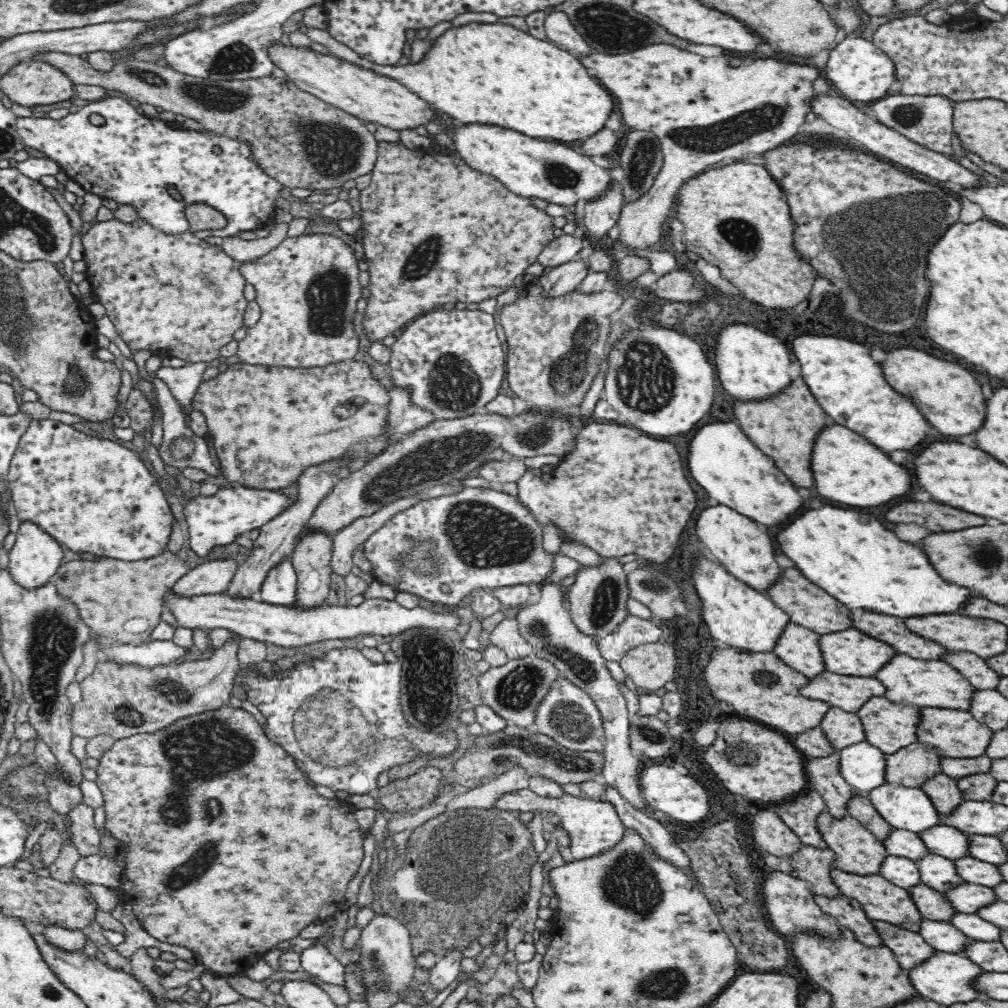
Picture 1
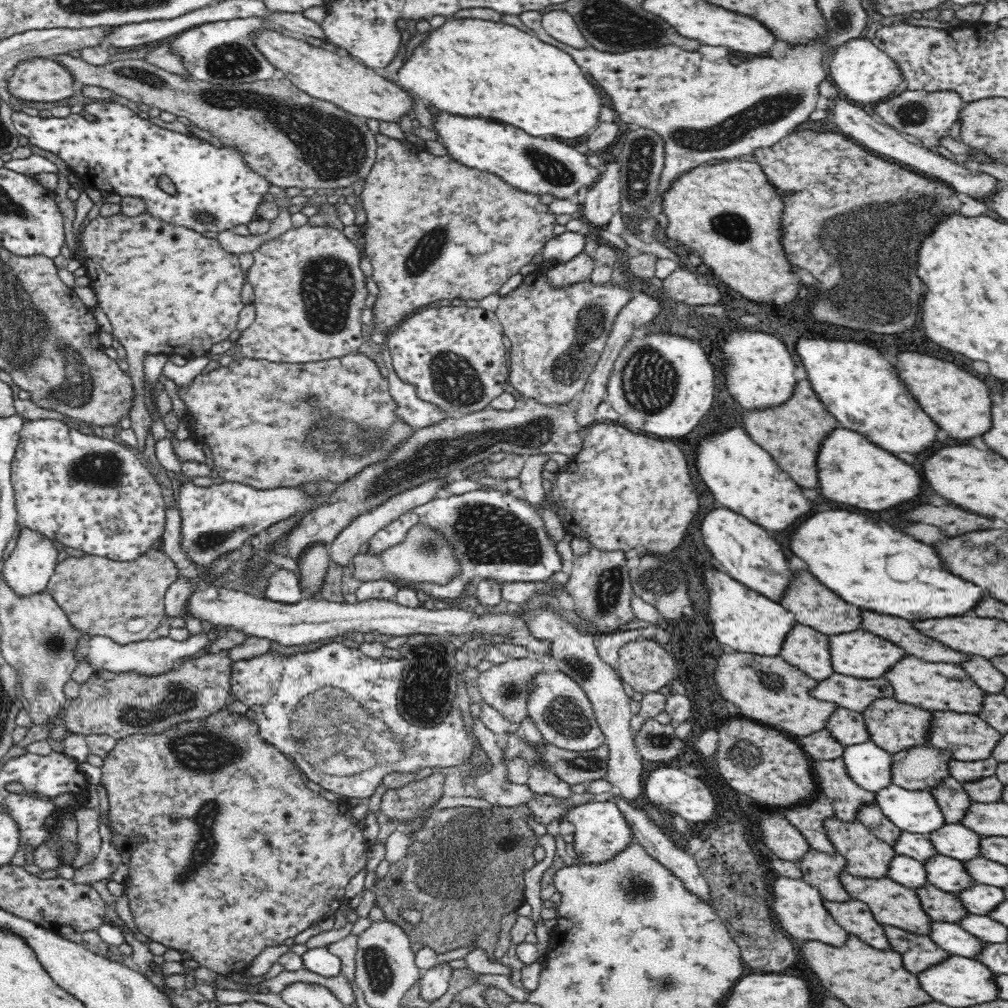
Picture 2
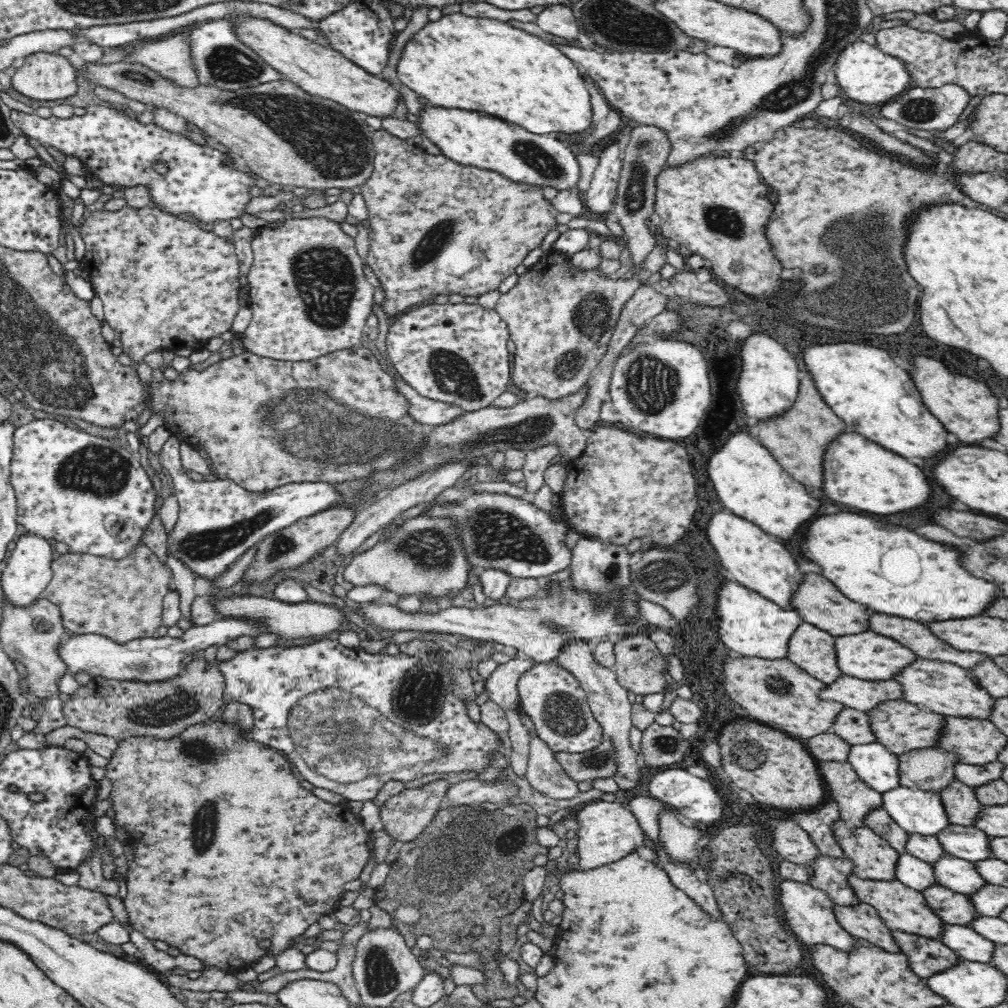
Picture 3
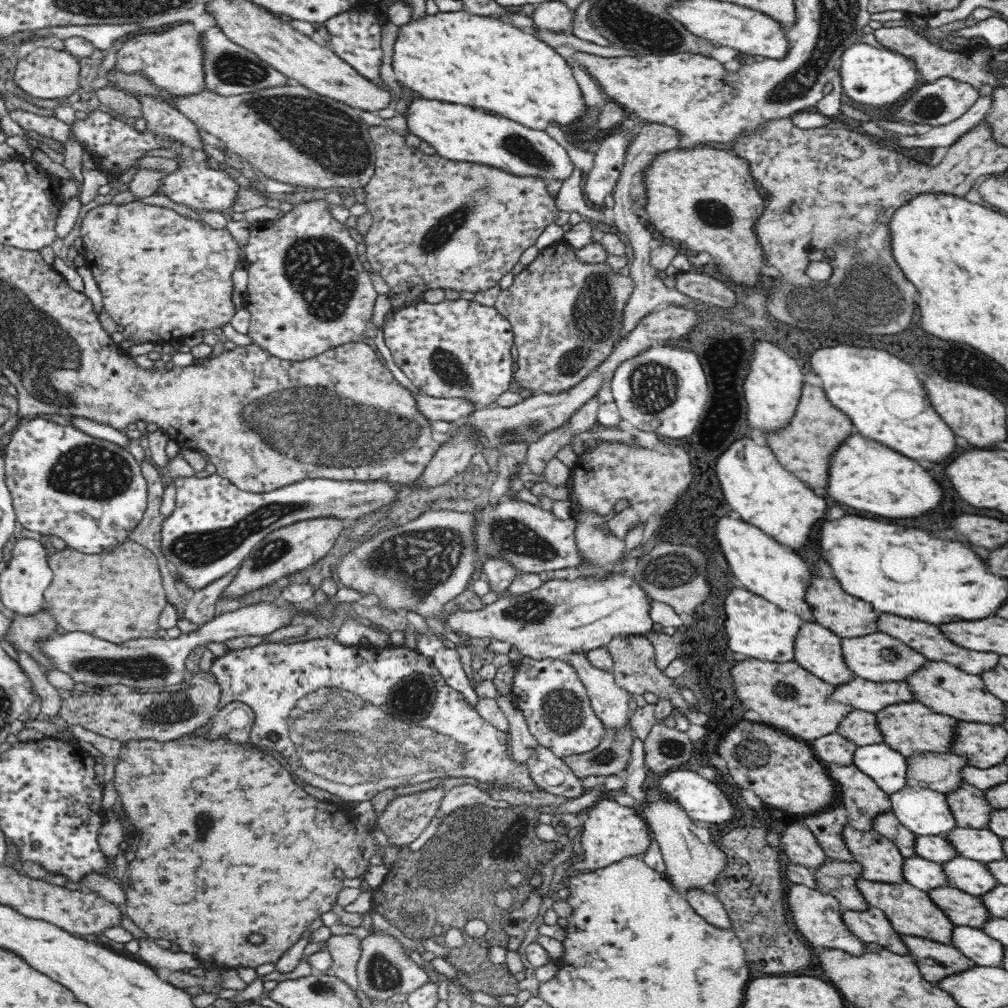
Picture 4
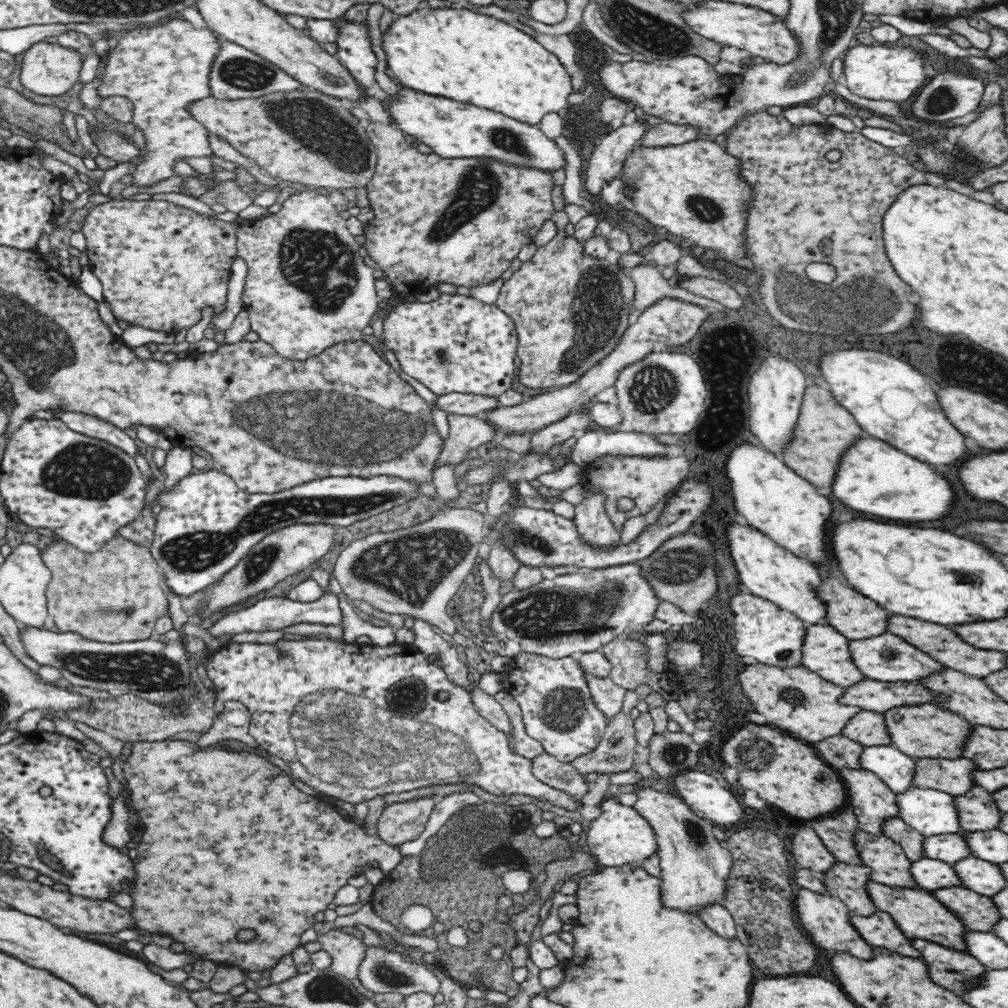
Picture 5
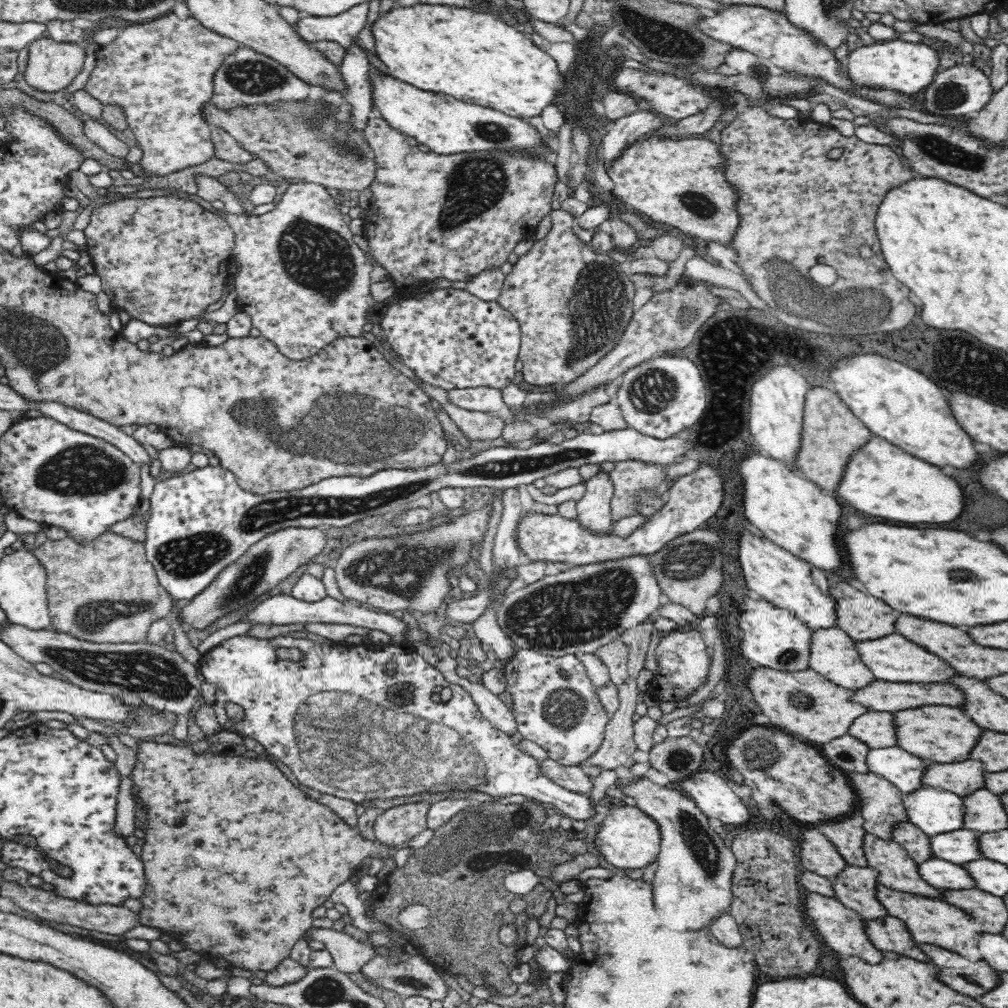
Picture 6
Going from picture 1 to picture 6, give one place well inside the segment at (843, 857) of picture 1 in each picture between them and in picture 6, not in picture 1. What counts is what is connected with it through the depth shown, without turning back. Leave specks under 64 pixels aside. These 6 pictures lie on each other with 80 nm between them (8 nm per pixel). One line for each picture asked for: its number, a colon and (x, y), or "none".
2: (867, 856)
3: (875, 858)
4: (882, 861)
5: (890, 866)
6: (897, 871)

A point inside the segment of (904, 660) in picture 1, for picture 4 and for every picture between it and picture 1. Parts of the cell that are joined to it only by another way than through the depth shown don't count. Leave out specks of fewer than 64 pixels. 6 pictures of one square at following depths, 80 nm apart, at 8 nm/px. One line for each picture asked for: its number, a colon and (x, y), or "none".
2: (947, 687)
3: (953, 691)
4: (947, 690)

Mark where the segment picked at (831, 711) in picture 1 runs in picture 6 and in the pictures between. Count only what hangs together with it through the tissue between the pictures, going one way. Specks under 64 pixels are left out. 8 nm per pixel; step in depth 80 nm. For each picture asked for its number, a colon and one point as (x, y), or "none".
2: (848, 727)
3: (852, 725)
4: (861, 727)
5: (868, 728)
6: (877, 730)

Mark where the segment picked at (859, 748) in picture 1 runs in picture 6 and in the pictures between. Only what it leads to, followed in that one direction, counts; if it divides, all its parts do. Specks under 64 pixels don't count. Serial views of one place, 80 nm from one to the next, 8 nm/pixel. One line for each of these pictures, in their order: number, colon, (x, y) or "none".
2: (869, 765)
3: (877, 766)
4: (889, 769)
5: (896, 769)
6: (906, 771)

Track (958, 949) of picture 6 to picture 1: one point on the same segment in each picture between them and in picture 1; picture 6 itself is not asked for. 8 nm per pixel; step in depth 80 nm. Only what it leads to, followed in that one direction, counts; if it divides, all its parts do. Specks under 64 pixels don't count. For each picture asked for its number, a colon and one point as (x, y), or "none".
1: (881, 900)
2: (892, 904)
3: (902, 908)
4: (911, 911)
5: (919, 914)

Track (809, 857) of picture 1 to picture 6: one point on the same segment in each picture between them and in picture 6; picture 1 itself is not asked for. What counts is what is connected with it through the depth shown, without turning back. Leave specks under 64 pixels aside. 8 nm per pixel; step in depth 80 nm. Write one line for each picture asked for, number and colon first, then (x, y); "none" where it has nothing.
2: (823, 871)
3: (831, 875)
4: (837, 878)
5: (847, 882)
6: (856, 887)

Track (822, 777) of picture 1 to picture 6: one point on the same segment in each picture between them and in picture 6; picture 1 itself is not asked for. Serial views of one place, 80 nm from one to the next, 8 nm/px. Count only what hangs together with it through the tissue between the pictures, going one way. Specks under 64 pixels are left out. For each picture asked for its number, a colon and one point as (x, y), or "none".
2: (832, 778)
3: (856, 799)
4: (864, 800)
5: (870, 798)
6: (880, 802)

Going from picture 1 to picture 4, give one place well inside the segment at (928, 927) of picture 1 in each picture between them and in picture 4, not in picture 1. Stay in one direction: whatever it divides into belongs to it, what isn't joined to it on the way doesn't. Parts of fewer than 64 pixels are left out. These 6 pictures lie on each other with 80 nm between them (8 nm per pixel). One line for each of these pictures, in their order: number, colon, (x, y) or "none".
2: (952, 937)
3: (962, 939)
4: (983, 949)

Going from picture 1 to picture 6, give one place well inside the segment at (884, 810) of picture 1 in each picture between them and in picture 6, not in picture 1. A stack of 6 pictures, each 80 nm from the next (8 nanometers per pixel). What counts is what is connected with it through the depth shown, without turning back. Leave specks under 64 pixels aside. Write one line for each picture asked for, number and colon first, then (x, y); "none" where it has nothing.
2: (913, 810)
3: (917, 811)
4: (926, 812)
5: (931, 812)
6: (935, 811)

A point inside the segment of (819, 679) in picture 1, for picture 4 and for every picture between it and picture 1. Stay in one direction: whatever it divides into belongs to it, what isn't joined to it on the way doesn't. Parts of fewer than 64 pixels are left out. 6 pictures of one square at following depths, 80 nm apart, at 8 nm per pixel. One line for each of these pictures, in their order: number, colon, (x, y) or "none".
2: (856, 694)
3: (864, 695)
4: (869, 696)

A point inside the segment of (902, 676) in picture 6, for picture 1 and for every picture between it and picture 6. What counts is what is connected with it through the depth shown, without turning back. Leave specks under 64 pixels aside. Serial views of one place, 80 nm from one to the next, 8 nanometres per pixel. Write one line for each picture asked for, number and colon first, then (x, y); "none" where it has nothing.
1: (850, 652)
2: (857, 654)
3: (869, 656)
4: (877, 657)
5: (887, 658)

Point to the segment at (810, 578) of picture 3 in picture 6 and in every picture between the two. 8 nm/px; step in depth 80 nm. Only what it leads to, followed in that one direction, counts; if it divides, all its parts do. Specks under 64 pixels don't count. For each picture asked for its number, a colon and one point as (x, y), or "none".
4: (849, 617)
5: (853, 615)
6: (864, 618)

